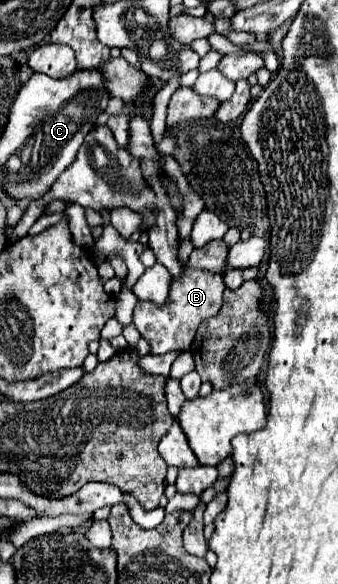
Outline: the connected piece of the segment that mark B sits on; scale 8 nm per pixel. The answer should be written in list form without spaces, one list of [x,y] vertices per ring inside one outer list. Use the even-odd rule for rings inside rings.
[[[185,267],[185,275],[173,281],[165,307],[153,307],[153,303],[137,301],[133,311],[133,325],[139,329],[141,337],[151,343],[151,353],[161,355],[167,351],[187,351],[195,337],[199,321],[215,315],[221,309],[223,291],[223,275],[209,271],[189,271],[189,267]]]

